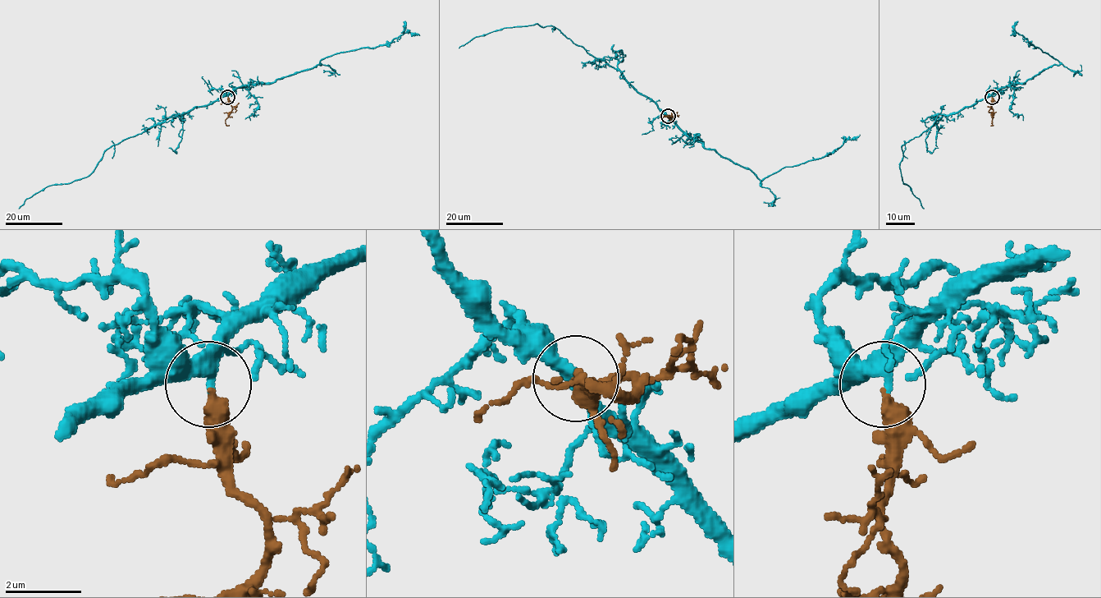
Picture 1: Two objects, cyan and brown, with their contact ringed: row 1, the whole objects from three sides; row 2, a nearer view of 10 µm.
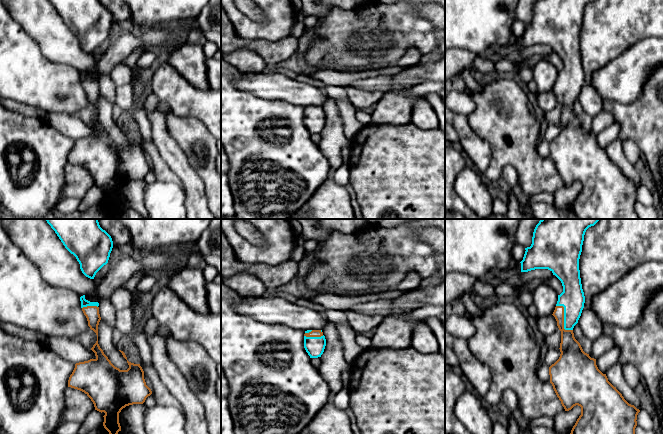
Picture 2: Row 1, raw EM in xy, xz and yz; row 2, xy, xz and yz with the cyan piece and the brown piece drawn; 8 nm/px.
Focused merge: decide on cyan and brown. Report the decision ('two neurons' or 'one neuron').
two neurons

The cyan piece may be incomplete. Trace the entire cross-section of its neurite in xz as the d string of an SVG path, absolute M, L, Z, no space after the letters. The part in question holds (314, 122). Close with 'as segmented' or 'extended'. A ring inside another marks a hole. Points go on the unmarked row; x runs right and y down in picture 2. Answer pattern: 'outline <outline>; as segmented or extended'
outline M304 112L304 124L310 134L318 134L324 128L326 122L325 112L321 113L306 113Z; as segmented

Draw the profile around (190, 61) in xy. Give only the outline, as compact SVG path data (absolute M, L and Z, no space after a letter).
M186 42L173 47L168 55L167 63L194 87L210 88L207 80L207 57L202 45Z

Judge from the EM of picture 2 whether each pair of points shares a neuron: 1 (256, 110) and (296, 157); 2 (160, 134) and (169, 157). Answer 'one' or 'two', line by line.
1: one
2: one

